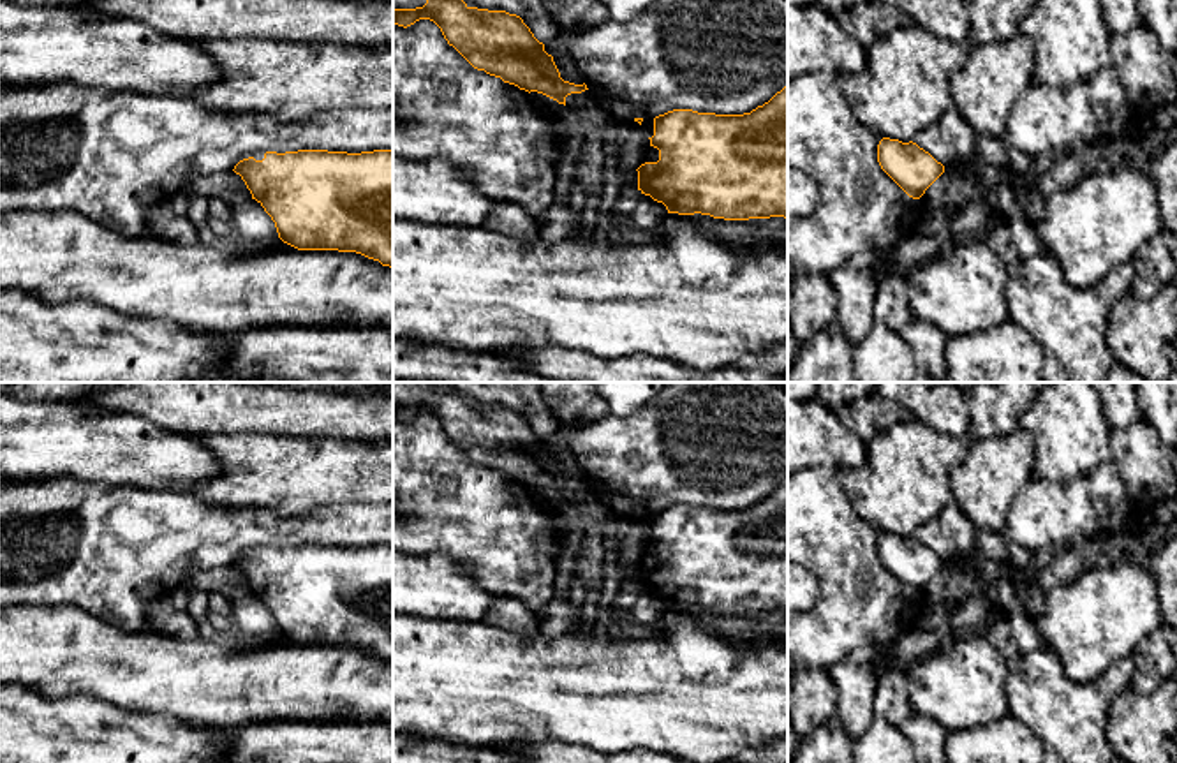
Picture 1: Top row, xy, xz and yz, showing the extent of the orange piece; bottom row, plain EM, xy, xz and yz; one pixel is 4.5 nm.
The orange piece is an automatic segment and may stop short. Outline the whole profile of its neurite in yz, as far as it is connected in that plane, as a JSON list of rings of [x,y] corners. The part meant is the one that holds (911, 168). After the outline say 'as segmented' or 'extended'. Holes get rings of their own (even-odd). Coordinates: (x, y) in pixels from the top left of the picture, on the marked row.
[[[883,137],[877,144],[881,169],[913,199],[944,173],[944,166],[916,143]]] | as segmented

